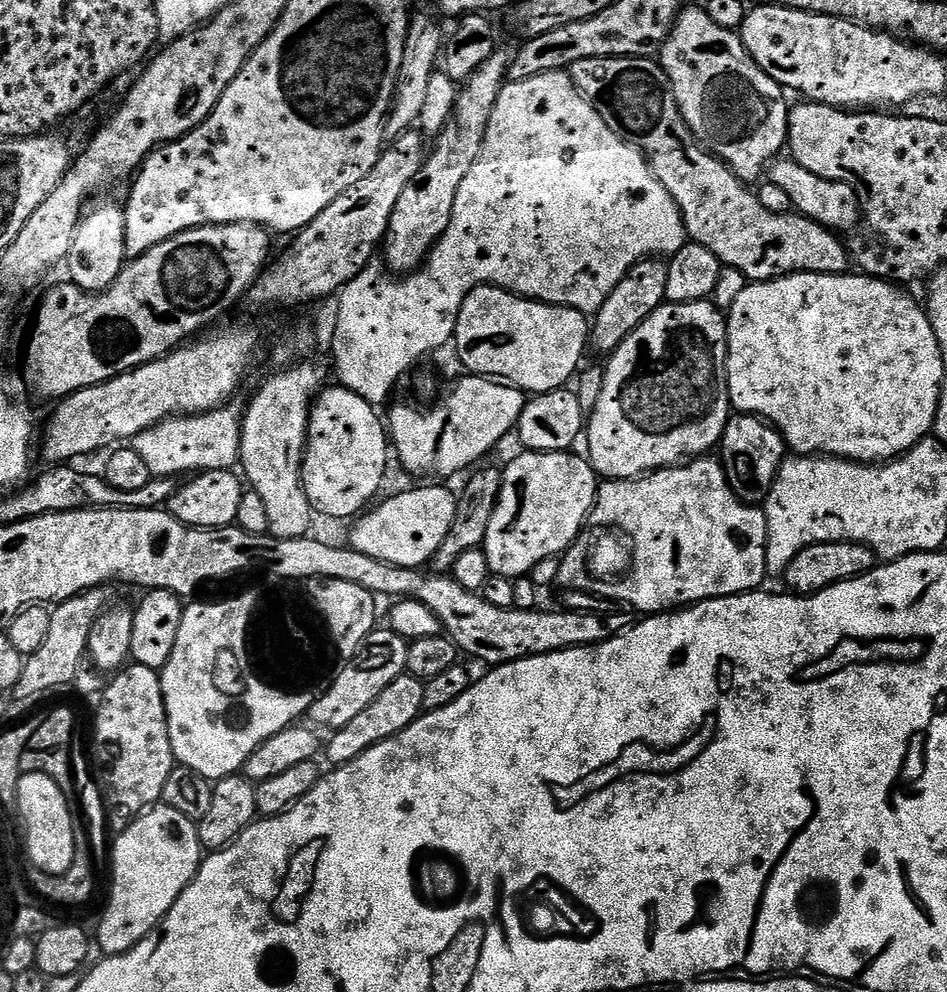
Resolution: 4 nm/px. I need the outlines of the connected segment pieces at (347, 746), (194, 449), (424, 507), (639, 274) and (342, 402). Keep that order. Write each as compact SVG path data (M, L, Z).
M407 674L394 678L394 682L390 682L390 686L386 686L386 690L382 690L382 694L378 694L378 698L374 698L374 702L370 702L370 706L362 710L362 714L357 714L347 726L337 728L329 735L332 736L326 740L329 765L339 766L354 762L354 758L366 754L366 750L406 730L406 726L413 724L423 712L424 681Z
M221 406L212 412L201 412L199 416L173 416L172 419L164 420L161 424L155 424L153 428L148 428L142 434L138 434L134 447L138 454L142 454L146 466L150 466L153 477L180 478L183 472L196 474L201 470L205 472L232 470L237 467L240 459L241 419L241 413L235 412L232 406Z
M412 488L409 492L400 492L397 496L390 497L389 500L382 500L355 521L357 524L352 528L350 546L362 554L370 554L370 558L378 558L382 562L390 562L394 566L416 570L424 566L420 564L427 565L435 556L438 546L442 546L442 542L450 530L450 522L454 522L457 497L451 496L444 488Z
M649 258L647 260L639 260L634 267L628 272L626 278L622 278L622 282L618 282L618 286L614 286L614 290L610 294L610 298L606 298L606 302L602 302L602 306L594 313L594 323L590 328L590 344L594 349L610 354L619 344L626 342L626 338L633 332L635 328L646 317L652 313L655 308L665 303L664 295L666 294L666 274L668 273L667 263L660 258Z
M341 386L325 387L313 400L304 465L300 468L300 480L313 513L344 520L363 513L377 499L376 491L388 468L390 437L381 413L379 416L376 412L366 399Z

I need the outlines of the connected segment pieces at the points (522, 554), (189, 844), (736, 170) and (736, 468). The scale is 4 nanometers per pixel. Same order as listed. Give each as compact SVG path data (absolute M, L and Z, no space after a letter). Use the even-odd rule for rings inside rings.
M521 451L521 456L516 456L509 462L508 468L503 469L504 481L500 487L498 494L498 502L494 506L494 518L490 518L490 526L486 529L486 538L482 545L486 554L486 562L488 563L488 571L494 576L504 576L509 578L524 578L534 570L534 566L538 566L538 562L542 562L542 558L550 558L551 556L560 556L564 551L575 542L580 536L580 531L584 528L584 523L589 523L592 507L596 501L596 490L598 487L598 477L592 469L591 464L583 455L572 456L571 451L566 452L529 452Z
M153 806L147 812L140 813L127 828L119 833L116 845L112 848L112 893L108 896L108 905L100 916L100 925L94 932L94 940L100 943L105 957L120 956L128 952L139 940L145 940L155 932L160 921L174 906L174 902L186 890L186 886L196 876L202 859L202 849L197 821L178 814L178 810Z
M703 7L688 8L685 12L683 9L677 15L676 27L659 49L658 63L668 76L668 86L676 99L680 117L696 135L700 147L718 157L739 180L759 181L768 165L785 151L790 104L784 101L785 89L749 56L739 31L718 26Z
M733 415L720 439L718 459L724 466L724 477L738 499L749 506L760 506L768 497L768 492L776 481L776 472L786 459L784 437L768 421L761 420L758 416Z

